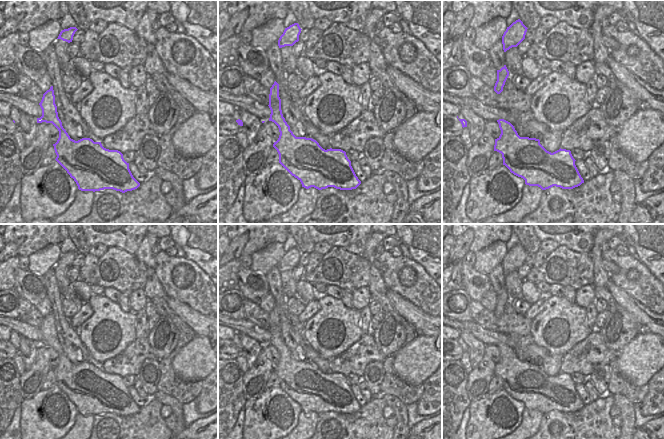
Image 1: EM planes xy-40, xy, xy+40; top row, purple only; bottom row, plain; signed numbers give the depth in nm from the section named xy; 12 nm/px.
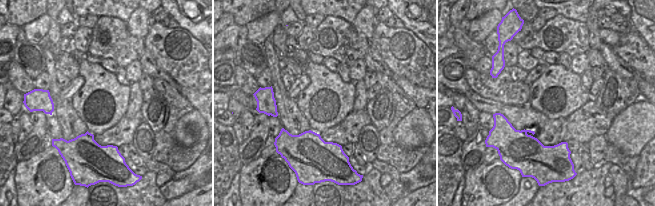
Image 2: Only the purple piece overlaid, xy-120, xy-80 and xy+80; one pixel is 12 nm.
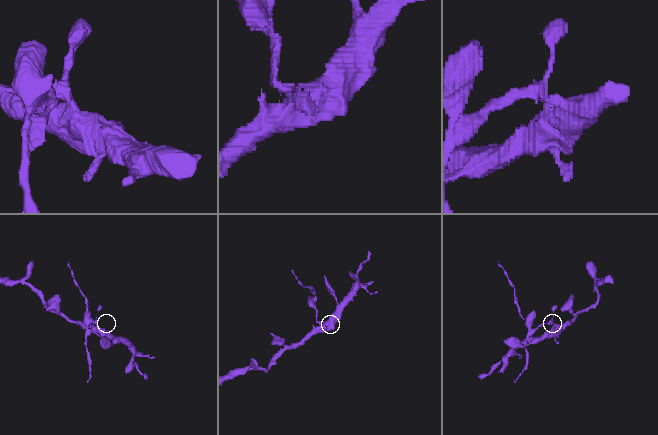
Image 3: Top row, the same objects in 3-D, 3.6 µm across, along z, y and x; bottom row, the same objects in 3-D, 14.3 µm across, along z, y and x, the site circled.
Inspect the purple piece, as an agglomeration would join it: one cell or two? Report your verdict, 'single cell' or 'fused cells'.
fused cells

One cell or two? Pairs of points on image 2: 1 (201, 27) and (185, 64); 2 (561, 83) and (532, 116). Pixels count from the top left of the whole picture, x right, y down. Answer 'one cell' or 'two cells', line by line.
1: two cells
2: two cells

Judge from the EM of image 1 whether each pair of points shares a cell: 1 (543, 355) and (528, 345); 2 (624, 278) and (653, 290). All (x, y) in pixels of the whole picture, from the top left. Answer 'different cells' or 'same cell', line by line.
1: same cell
2: same cell

